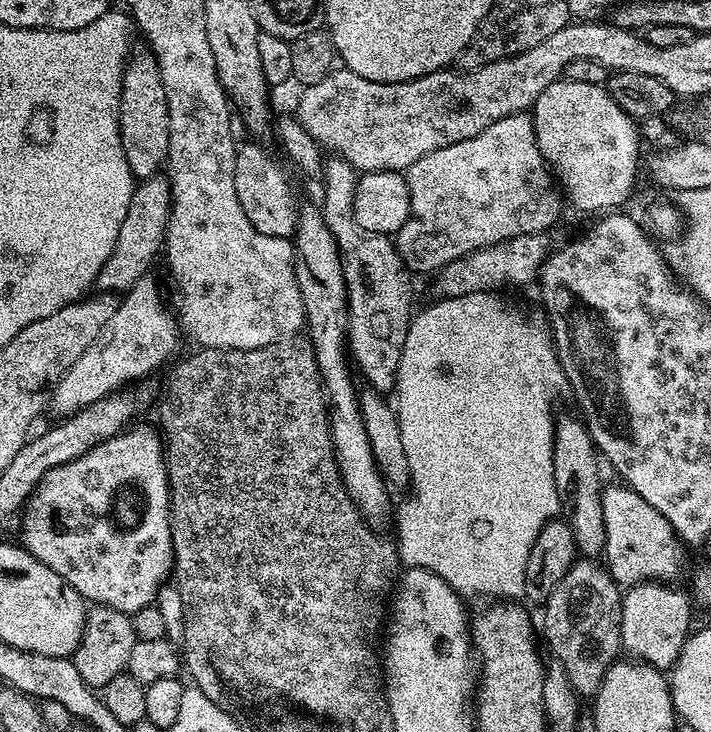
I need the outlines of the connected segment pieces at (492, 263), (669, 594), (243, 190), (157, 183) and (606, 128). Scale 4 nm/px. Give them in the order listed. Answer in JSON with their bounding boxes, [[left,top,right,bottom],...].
[[432,232,550,297],[621,582,694,670],[232,143,300,238],[95,174,172,294],[530,78,642,214]]

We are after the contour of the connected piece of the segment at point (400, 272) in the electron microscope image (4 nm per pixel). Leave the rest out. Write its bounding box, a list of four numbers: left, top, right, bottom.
[322,158,414,394]

